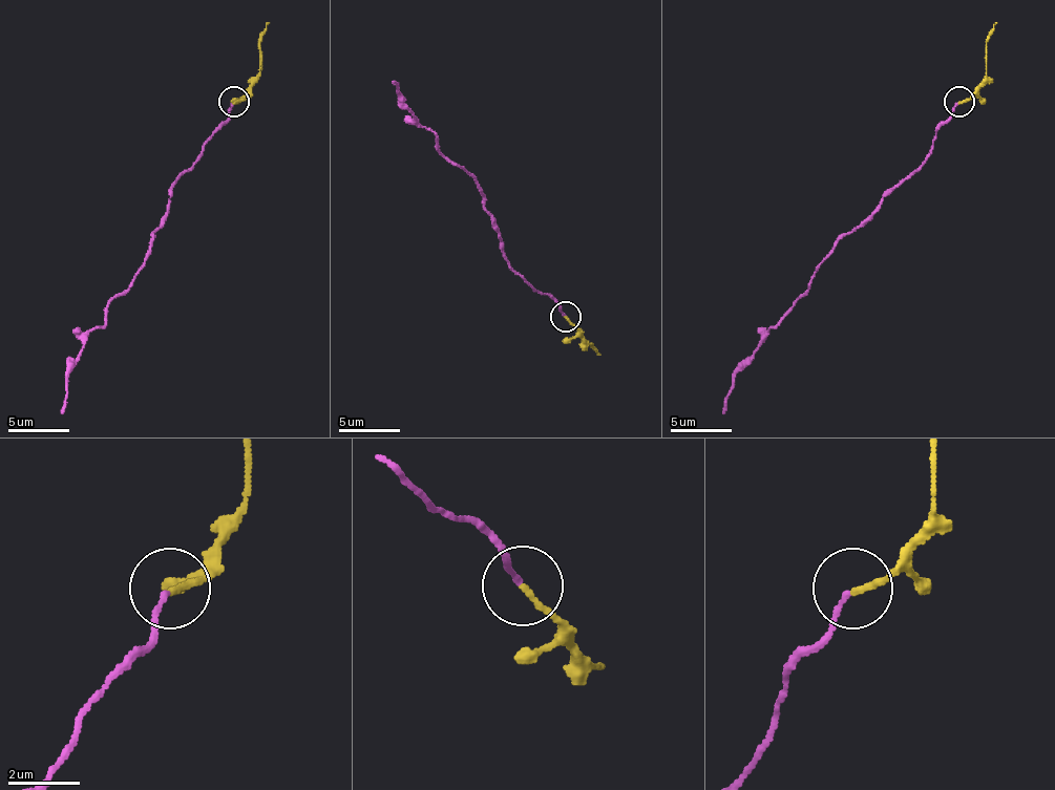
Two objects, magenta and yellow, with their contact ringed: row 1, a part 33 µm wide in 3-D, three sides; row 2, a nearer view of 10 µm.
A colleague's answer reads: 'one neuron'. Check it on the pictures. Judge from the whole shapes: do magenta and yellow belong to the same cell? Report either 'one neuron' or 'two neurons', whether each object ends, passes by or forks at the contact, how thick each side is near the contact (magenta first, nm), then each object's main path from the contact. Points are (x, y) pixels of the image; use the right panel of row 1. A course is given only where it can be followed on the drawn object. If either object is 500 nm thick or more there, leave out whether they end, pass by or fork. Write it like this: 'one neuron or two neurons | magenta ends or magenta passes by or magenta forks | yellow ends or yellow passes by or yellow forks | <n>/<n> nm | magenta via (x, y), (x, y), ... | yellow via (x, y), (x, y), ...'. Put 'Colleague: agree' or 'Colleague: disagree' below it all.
two neurons | magenta ends | yellow ends | 140/160 nm | magenta via (959, 102), (935, 132), (929, 157), (847, 233), (810, 287), (762, 336), (750, 361), (735, 376), (722, 412) | yellow via (959, 102), (971, 97), (987, 72), (987, 36), (996, 23)
Colleague: disagree

